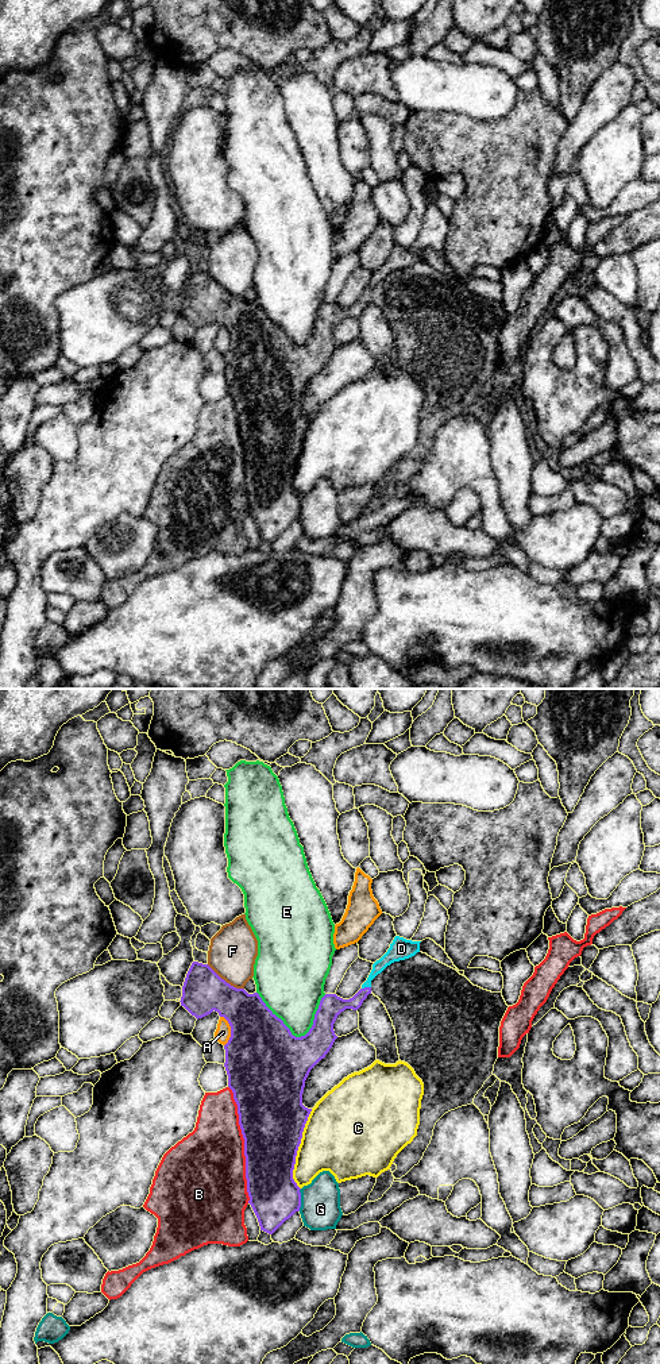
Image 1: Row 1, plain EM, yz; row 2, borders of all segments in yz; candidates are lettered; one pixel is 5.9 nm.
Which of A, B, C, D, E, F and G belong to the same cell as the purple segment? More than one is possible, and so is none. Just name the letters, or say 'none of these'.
D

